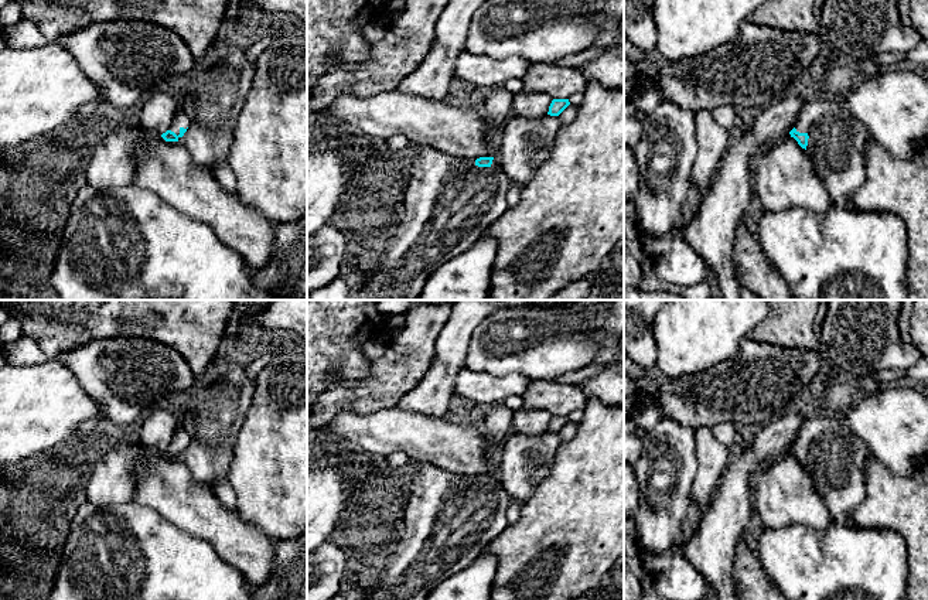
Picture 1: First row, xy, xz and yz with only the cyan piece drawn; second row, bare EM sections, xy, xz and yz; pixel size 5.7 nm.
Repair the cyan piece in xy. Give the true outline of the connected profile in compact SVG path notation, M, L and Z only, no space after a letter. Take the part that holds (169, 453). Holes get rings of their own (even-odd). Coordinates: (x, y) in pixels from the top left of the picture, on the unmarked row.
M178 426L173 434L170 446L161 451L166 458L181 458L187 444L190 443L190 436L187 432Z

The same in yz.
M815 415L805 420L796 443L789 449L806 467L816 492L823 498L832 518L846 522L866 495L866 464L871 451L847 426L843 416Z

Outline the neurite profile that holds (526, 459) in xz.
M559 433L509 434L502 443L498 475L512 500L523 502L533 494L549 475L560 444Z

